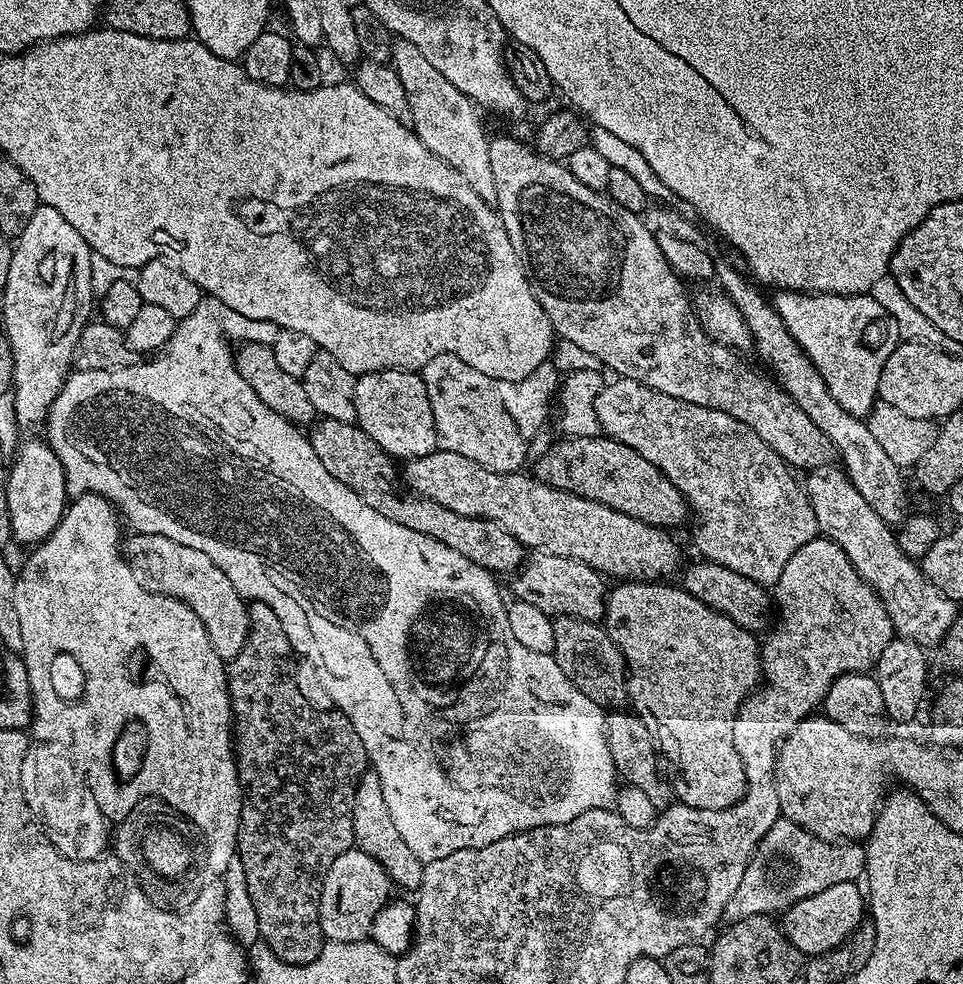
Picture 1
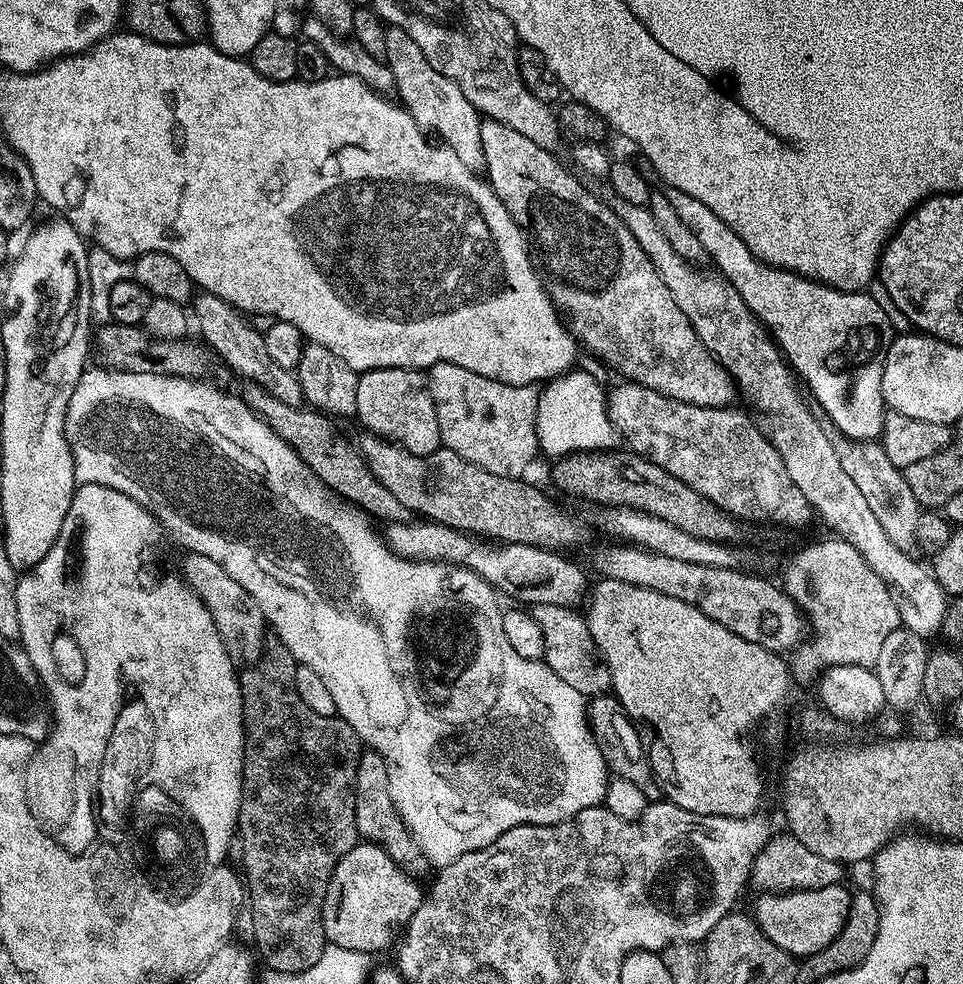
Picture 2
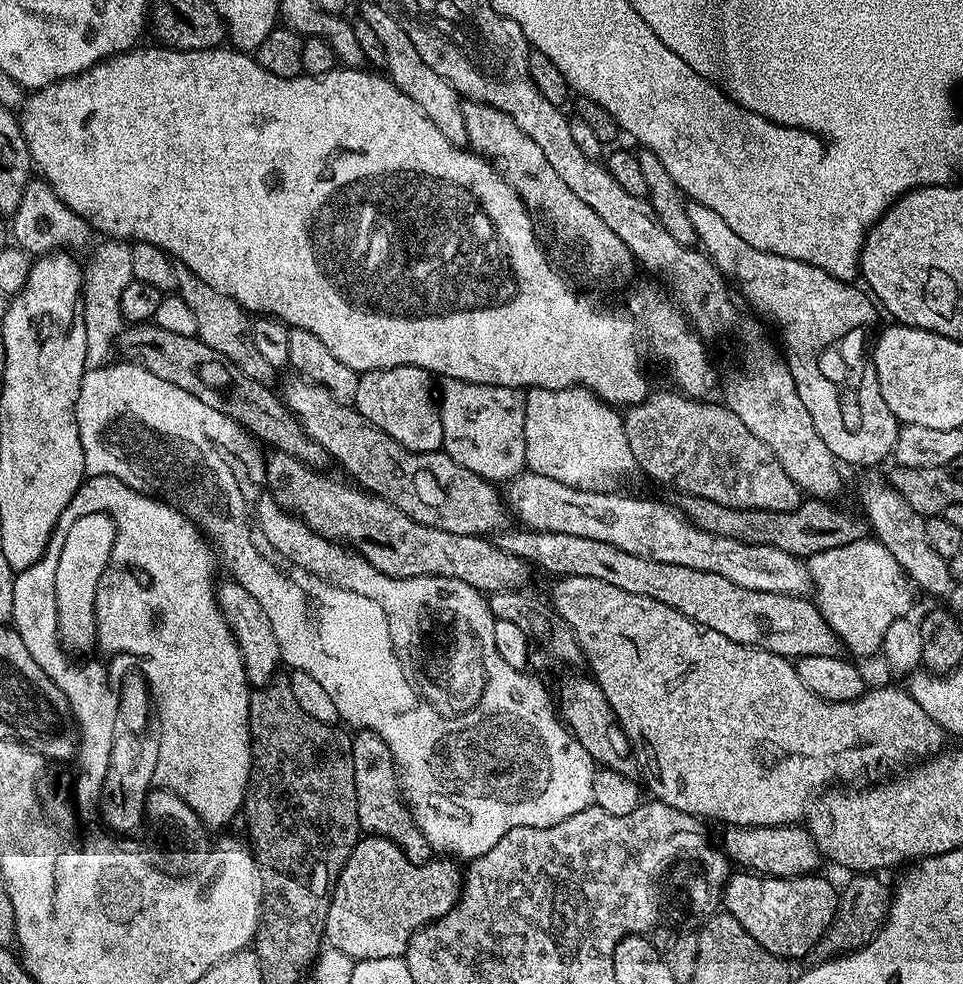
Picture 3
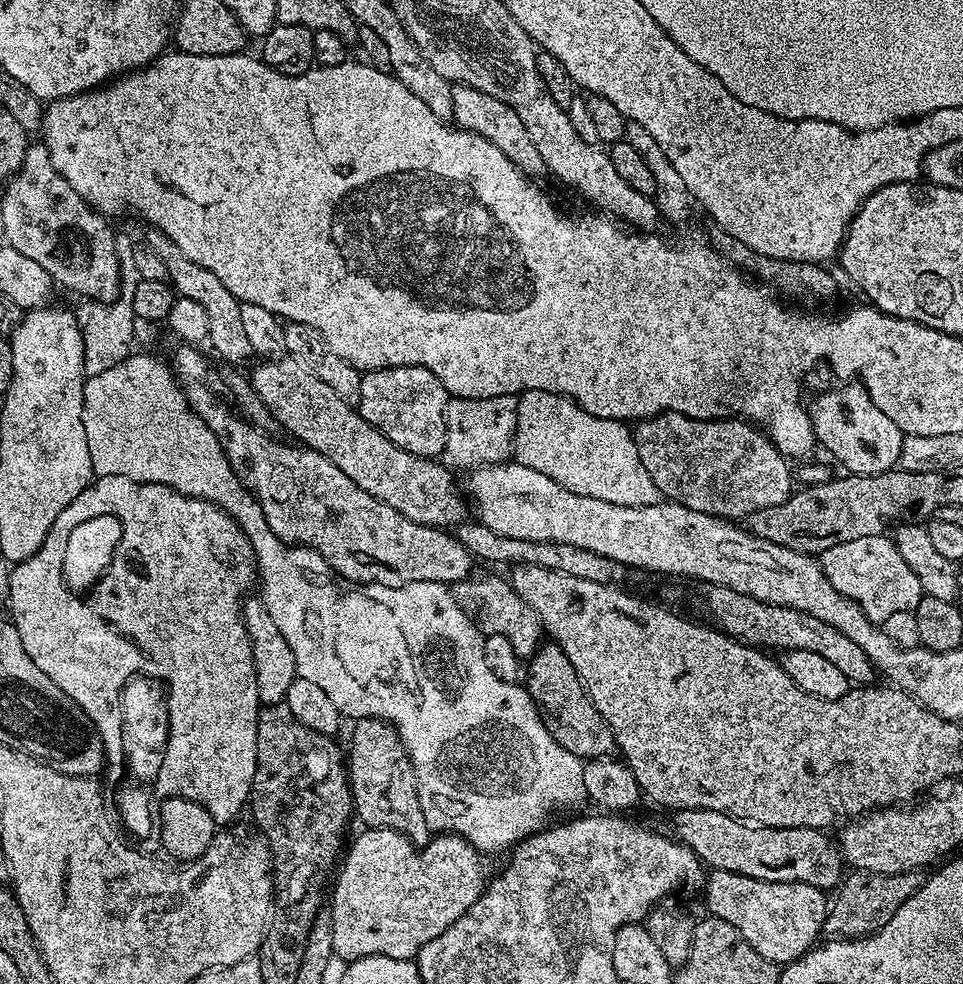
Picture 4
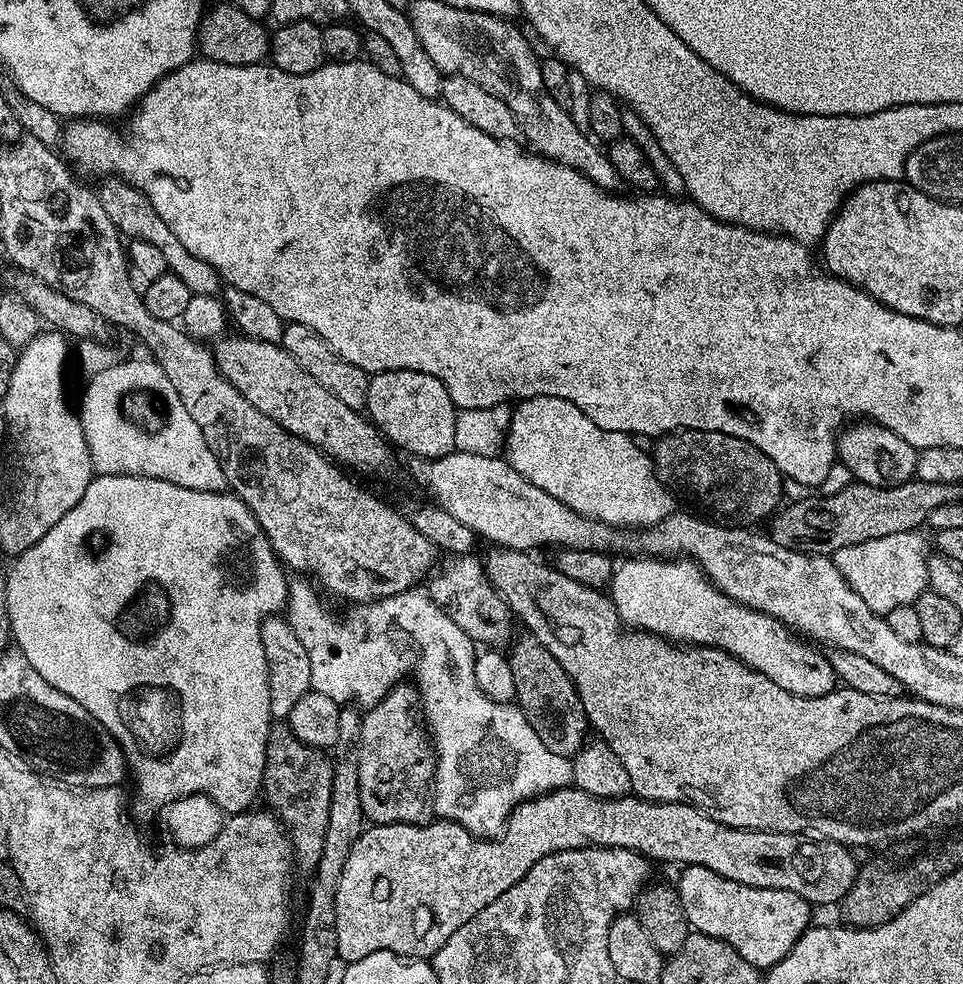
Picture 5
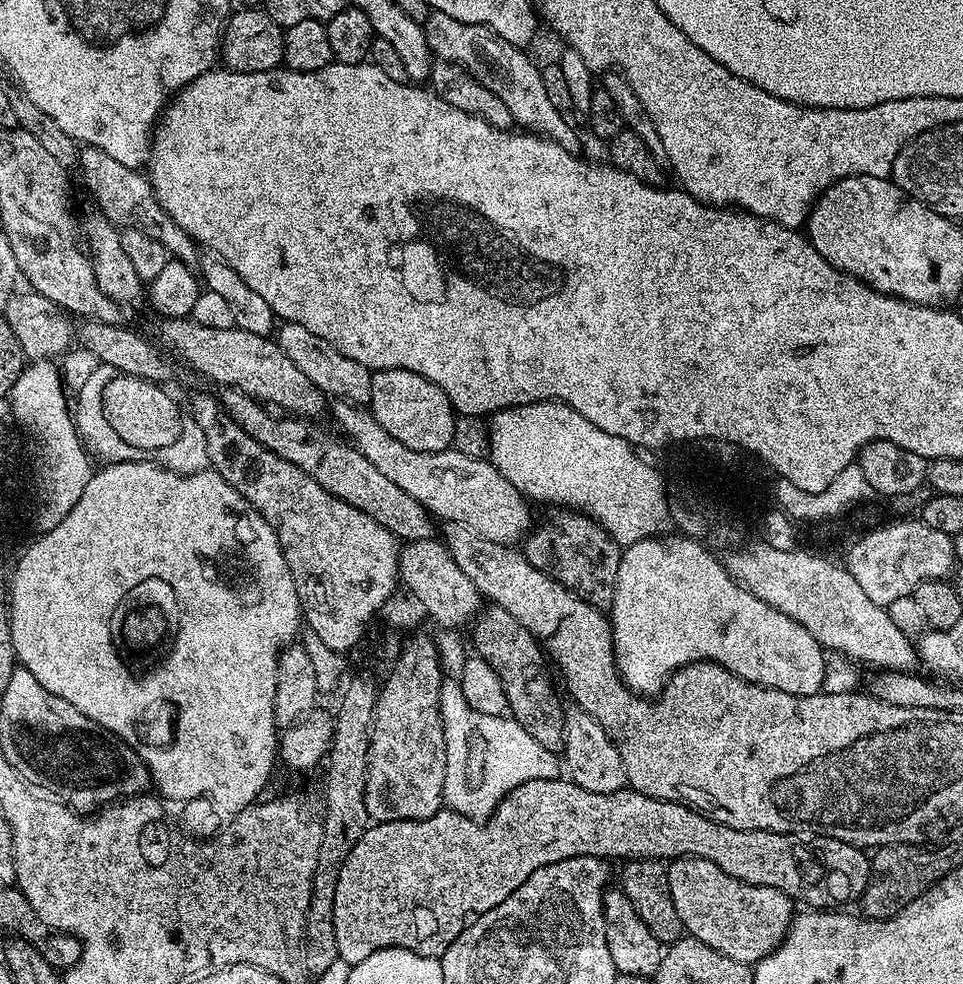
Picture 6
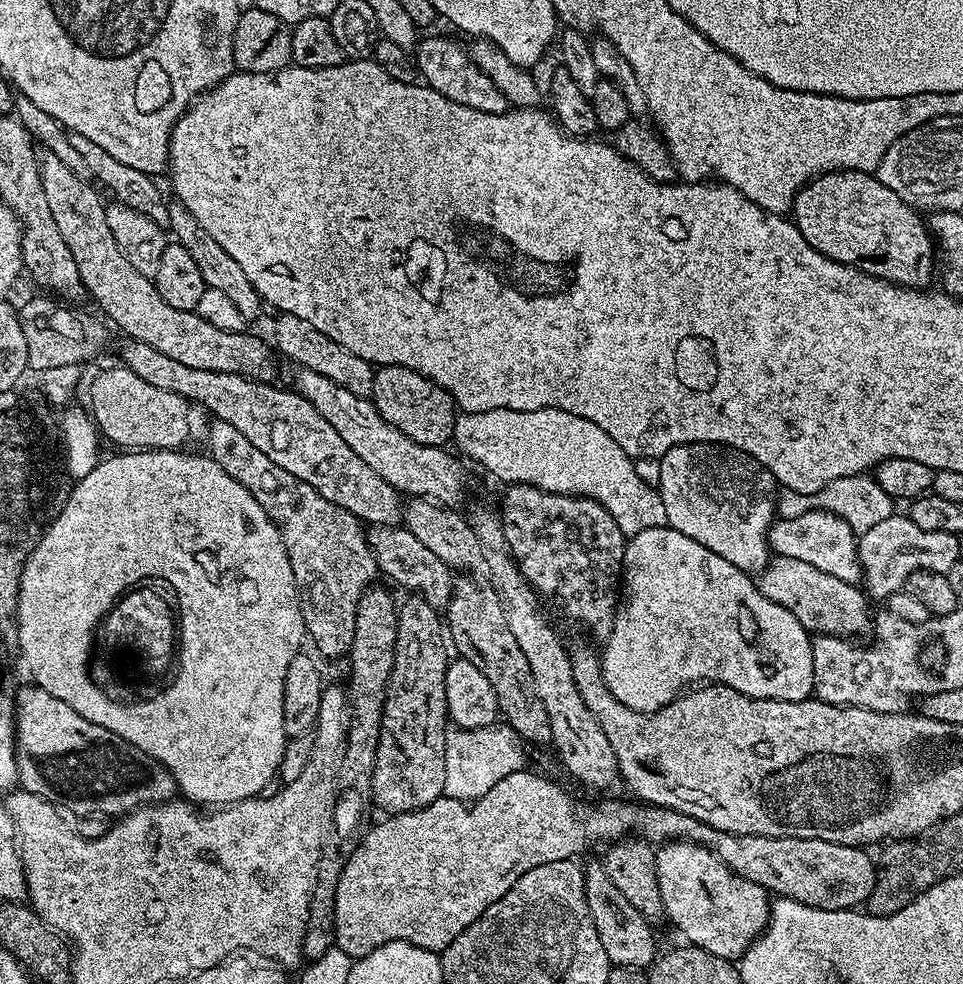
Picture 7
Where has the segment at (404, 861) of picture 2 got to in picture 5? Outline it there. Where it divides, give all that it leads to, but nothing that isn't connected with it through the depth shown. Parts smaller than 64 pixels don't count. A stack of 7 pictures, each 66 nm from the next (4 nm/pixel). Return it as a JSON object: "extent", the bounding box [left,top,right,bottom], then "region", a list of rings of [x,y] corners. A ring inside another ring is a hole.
{"extent":[354,682,436,824],"region":[[[401,682],[362,715],[362,730],[354,745],[354,759],[358,770],[358,794],[364,818],[372,824],[426,824],[433,819],[430,789],[436,775],[436,757],[429,733],[418,715],[417,708],[413,685]]]}

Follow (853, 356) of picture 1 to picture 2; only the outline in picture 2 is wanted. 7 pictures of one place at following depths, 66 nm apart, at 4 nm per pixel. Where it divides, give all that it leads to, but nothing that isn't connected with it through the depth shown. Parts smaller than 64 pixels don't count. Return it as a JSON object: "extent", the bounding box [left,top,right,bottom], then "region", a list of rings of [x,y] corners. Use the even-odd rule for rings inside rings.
{"extent":[677,203,894,442],"region":[[[697,203],[685,205],[677,207],[682,222],[702,242],[705,254],[710,258],[716,271],[727,278],[728,284],[734,286],[738,294],[742,294],[742,302],[750,306],[756,319],[772,333],[773,339],[784,353],[793,373],[801,381],[804,379],[808,383],[813,398],[824,407],[824,412],[832,419],[833,426],[844,435],[841,437],[852,442],[875,441],[884,431],[886,411],[883,359],[878,355],[870,357],[869,360],[860,360],[853,372],[835,372],[831,364],[832,355],[842,351],[851,342],[852,336],[856,339],[857,346],[864,352],[876,352],[879,348],[880,351],[887,350],[894,339],[892,320],[888,317],[889,309],[887,307],[884,309],[874,297],[867,296],[869,294],[867,291],[843,292],[837,288],[831,288],[828,284],[821,284],[818,280],[812,280],[808,276],[799,276],[797,272],[791,272],[789,268],[775,268],[773,264],[759,260],[750,250],[750,246],[746,246],[746,242],[742,242],[742,238],[738,238],[738,234],[734,234],[734,230],[730,230],[730,226],[726,226],[726,222],[722,222],[722,218],[718,218],[718,214],[710,210],[710,206]]]}

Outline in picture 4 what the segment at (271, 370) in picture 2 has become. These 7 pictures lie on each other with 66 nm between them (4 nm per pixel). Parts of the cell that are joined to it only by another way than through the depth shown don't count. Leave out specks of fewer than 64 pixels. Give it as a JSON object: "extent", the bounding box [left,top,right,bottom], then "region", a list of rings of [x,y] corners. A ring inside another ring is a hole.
{"extent":[143,227,254,366],"region":[[[149,227],[147,231],[143,243],[151,252],[158,254],[162,262],[166,262],[167,281],[171,284],[173,292],[177,297],[193,299],[202,306],[203,310],[206,310],[209,322],[207,343],[212,343],[213,350],[228,363],[228,366],[240,366],[236,364],[253,359],[254,353],[250,341],[246,339],[246,333],[242,327],[240,301],[234,298],[234,294],[230,294],[230,290],[226,290],[226,286],[222,286],[221,280],[211,270],[198,266],[198,262],[190,262],[190,258],[186,258],[186,254],[182,254],[182,250],[178,250],[178,246],[174,246],[174,242],[166,238],[166,234],[162,234],[154,227]]]}

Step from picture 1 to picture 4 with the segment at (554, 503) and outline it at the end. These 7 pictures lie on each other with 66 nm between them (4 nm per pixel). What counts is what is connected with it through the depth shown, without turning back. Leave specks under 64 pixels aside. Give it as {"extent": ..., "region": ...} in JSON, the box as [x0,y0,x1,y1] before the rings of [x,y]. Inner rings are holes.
{"extent":[250,358,469,530],"region":[[[264,358],[259,363],[250,372],[252,389],[258,398],[262,398],[277,425],[297,436],[303,447],[313,448],[318,454],[330,458],[330,462],[334,462],[350,482],[362,486],[366,494],[378,498],[378,502],[386,502],[386,506],[398,510],[398,514],[431,528],[452,530],[469,519],[469,501],[461,485],[460,488],[456,485],[453,469],[447,463],[415,456],[394,446],[386,434],[362,418],[360,411],[338,398],[322,378],[314,378],[310,370],[291,358]]]}

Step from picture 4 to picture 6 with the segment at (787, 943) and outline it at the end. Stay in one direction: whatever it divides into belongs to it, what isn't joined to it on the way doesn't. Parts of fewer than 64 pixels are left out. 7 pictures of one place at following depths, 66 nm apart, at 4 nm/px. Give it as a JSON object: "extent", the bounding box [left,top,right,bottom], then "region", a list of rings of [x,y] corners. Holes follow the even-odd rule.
{"extent":[667,856,794,966],"region":[[[681,856],[667,865],[670,882],[670,898],[674,898],[674,910],[682,918],[687,935],[698,942],[706,942],[718,954],[755,966],[784,941],[784,935],[794,919],[794,901],[774,886],[754,886],[738,878],[730,878],[726,870],[706,862],[702,858]]]}

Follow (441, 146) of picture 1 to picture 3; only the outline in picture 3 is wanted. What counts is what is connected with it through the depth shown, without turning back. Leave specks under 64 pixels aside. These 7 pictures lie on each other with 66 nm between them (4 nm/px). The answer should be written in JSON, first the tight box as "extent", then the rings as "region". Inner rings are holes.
{"extent":[359,2,467,146],"region":[[[379,2],[362,5],[359,15],[370,24],[379,42],[382,42],[388,79],[393,80],[410,98],[414,98],[414,102],[418,102],[426,118],[430,118],[434,126],[438,126],[438,130],[446,134],[450,143],[457,146],[467,145],[466,118],[462,118],[464,104],[460,93],[450,86],[450,82],[446,82],[446,78],[442,78],[442,74],[430,70],[430,66],[422,62],[422,54],[418,54],[414,42],[410,42],[410,34],[406,34],[406,30],[398,26],[396,19]]]}

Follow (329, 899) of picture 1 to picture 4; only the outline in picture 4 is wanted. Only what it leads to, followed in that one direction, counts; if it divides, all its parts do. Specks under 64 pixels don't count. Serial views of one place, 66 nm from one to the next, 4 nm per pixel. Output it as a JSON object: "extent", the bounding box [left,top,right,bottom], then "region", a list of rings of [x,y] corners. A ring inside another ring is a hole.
{"extent":[330,827,490,962],"region":[[[365,827],[363,831],[353,844],[351,841],[347,845],[330,888],[334,953],[345,962],[367,956],[412,960],[426,942],[454,926],[478,902],[490,876],[484,869],[485,857],[473,844],[451,834],[433,835],[427,844],[417,846],[394,830]]]}

